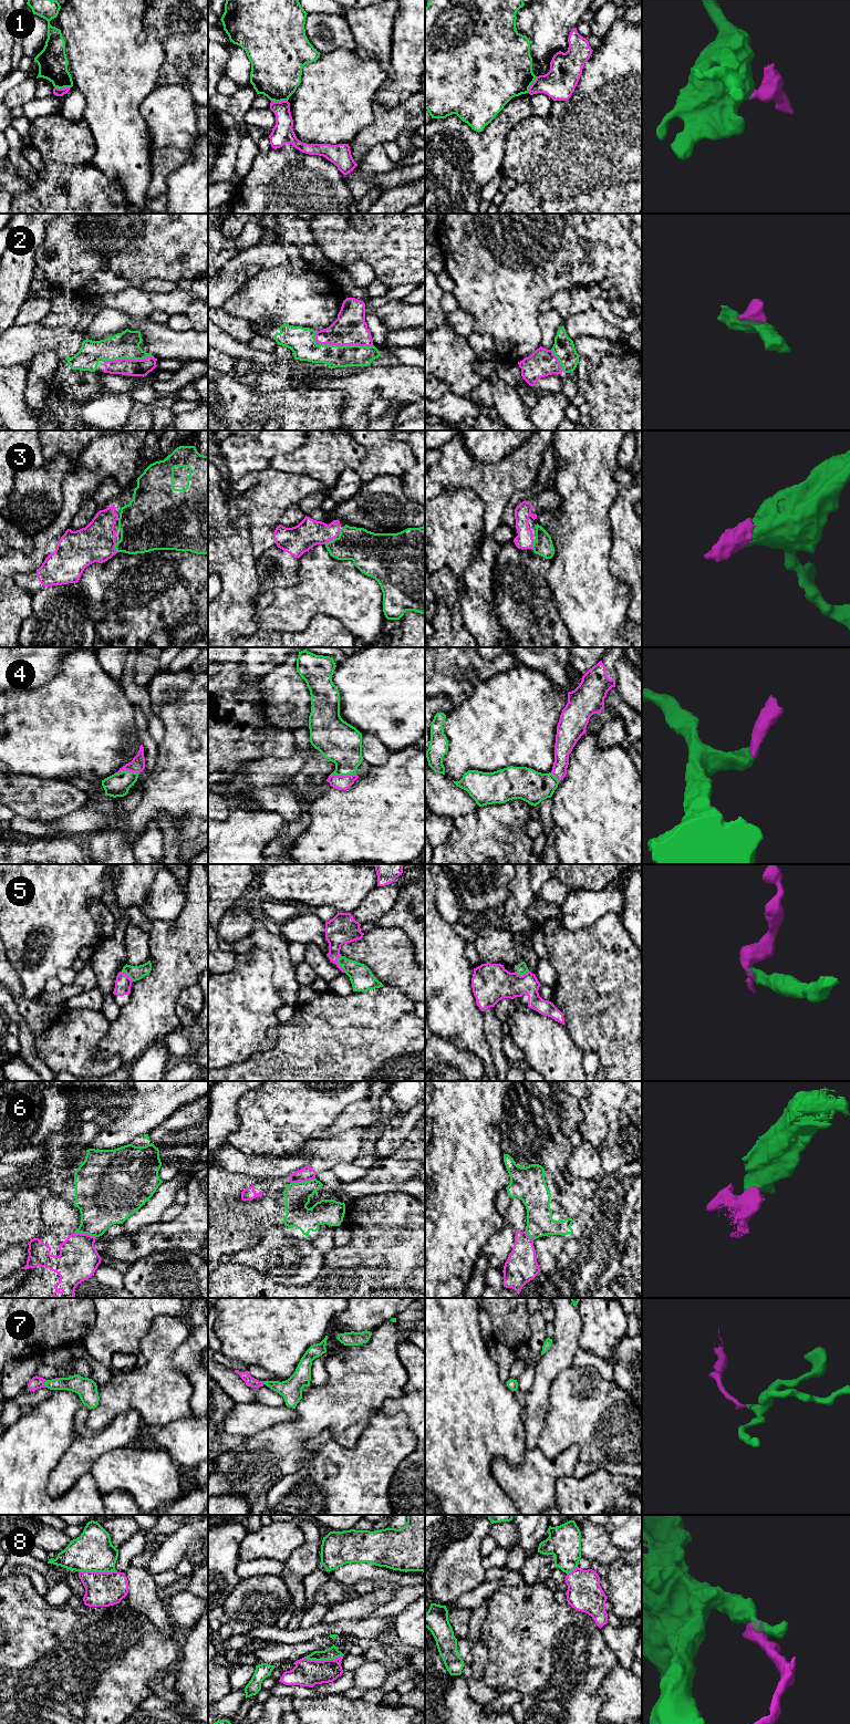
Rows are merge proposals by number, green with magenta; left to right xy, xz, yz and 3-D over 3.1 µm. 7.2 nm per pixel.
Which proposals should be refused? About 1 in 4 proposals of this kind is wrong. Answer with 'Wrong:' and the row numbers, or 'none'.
Wrong: 1, 6, 8

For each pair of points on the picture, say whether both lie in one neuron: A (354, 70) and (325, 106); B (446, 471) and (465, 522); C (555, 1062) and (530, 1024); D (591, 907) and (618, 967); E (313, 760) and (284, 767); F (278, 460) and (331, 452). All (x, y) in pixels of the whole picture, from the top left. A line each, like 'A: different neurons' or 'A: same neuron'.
A: same neuron
B: different neurons
C: same neuron
D: different neurons
E: same neuron
F: same neuron

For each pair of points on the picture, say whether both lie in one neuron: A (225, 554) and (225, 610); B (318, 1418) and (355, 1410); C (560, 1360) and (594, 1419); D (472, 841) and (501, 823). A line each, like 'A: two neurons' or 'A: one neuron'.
A: one neuron
B: one neuron
C: two neurons
D: one neuron

